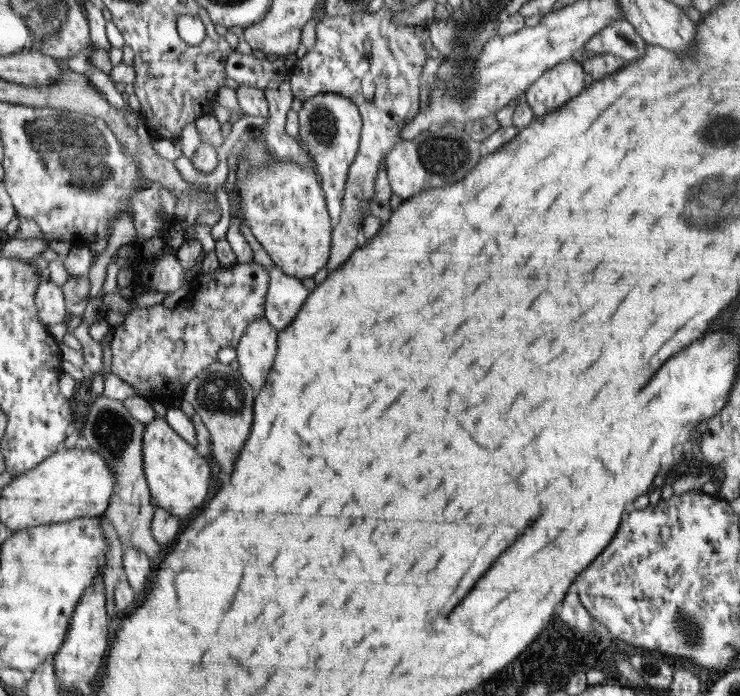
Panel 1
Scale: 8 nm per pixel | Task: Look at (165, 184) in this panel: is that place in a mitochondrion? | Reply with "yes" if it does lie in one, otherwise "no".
no

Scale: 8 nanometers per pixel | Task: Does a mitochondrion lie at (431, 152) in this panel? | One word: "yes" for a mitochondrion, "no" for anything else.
yes

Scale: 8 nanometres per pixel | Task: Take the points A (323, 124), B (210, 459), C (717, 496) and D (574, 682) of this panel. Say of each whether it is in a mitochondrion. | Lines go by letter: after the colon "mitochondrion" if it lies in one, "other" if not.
A: mitochondrion
B: other
C: other
D: other

